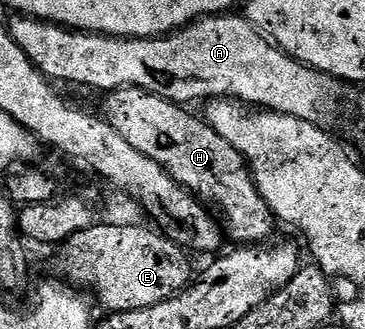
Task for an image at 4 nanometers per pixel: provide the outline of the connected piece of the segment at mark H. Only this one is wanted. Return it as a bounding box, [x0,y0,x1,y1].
[104,88,276,246]

